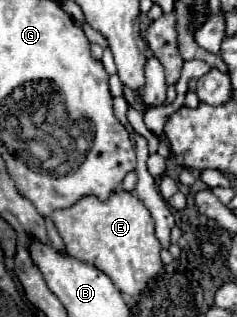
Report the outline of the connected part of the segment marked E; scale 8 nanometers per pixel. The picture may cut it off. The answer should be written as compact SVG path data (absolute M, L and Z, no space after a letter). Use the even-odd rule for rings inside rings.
M113 191L107 201L87 195L67 209L57 209L53 213L53 223L63 237L69 255L109 275L121 293L139 295L163 269L159 255L161 245L155 237L151 213L129 191Z

